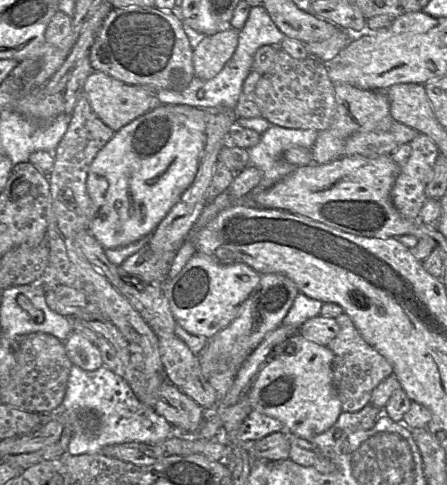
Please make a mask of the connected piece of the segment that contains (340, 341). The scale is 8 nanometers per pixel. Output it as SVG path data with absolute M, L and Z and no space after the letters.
M343 312L335 320L339 331L326 345L333 353L334 386L342 403L342 411L357 412L370 404L372 391L382 380L393 374L393 367L380 352L363 339L349 315Z

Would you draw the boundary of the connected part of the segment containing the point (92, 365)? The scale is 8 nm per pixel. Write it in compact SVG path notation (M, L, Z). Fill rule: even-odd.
M76 331L64 341L64 347L72 364L83 370L93 371L103 366L98 346Z

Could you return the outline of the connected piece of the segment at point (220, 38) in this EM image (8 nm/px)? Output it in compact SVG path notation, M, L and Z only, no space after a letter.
M231 26L215 34L204 35L194 42L193 67L197 78L215 77L232 57L238 45L239 31Z

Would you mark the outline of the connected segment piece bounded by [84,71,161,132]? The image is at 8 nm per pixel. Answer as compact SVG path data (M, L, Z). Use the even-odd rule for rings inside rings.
M92 71L84 85L84 93L93 111L114 132L161 105L156 92L148 87L125 84L100 71Z

